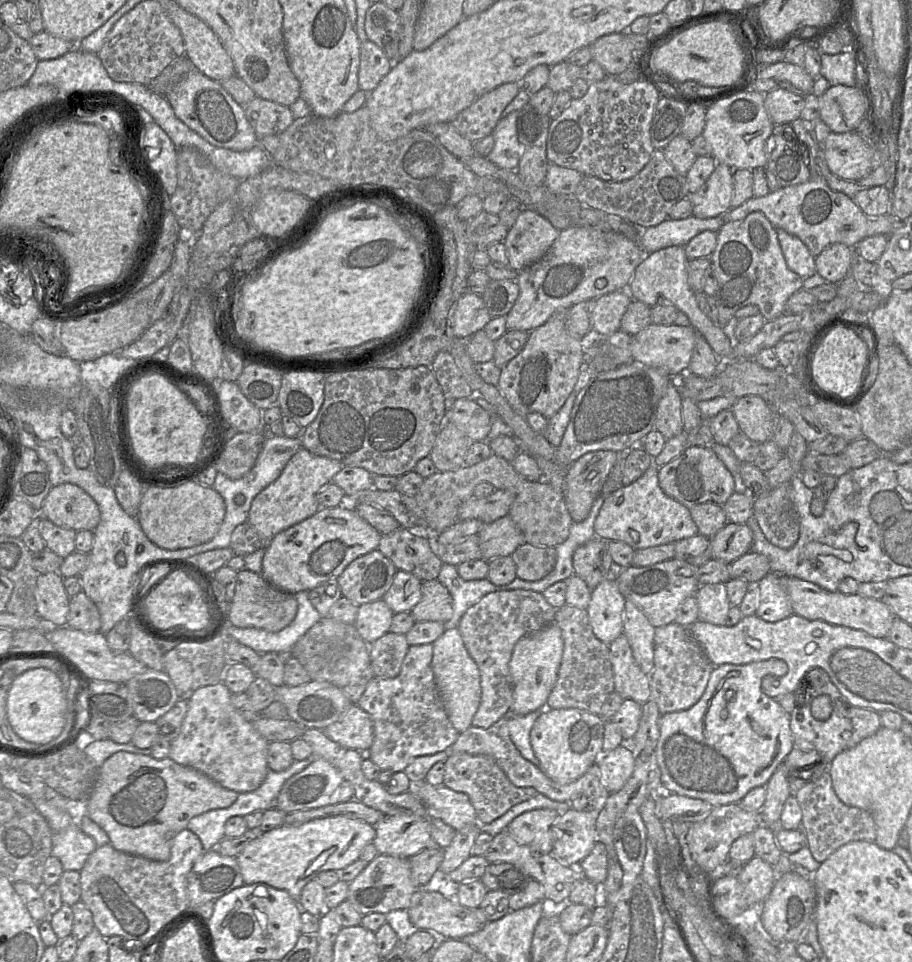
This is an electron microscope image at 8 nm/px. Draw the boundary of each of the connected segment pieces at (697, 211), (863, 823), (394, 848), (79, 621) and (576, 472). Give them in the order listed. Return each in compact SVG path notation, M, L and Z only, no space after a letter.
M717 163L713 173L695 193L688 198L693 206L693 216L701 219L723 215L731 209L733 196L733 171L731 167Z
M828 770L792 795L796 797L802 810L801 823L806 829L807 847L819 863L822 863L830 854L848 842L875 842L876 825L872 815L861 808L848 806L838 798Z
M423 803L427 816L419 816L415 814L404 815L385 815L382 820L377 822L374 826L376 836L373 840L379 854L410 858L423 849L431 846L430 836L430 818L431 812Z
M83 591L70 597L66 625L86 633L100 631L99 611L94 602Z
M612 450L591 451L568 467L564 496L574 522L587 518L618 458Z

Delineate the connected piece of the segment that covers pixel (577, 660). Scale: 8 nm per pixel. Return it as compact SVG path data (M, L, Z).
M565 604L557 609L554 623L561 629L564 649L557 681L545 709L577 708L599 715L605 699L614 691L610 648L595 636L586 609Z

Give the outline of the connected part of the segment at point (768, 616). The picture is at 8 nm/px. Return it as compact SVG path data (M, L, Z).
M770 572L759 581L756 615L766 622L777 622L794 613L787 591L782 586L782 577L786 575Z

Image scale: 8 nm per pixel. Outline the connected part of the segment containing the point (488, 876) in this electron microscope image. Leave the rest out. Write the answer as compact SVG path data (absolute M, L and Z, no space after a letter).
M506 862L489 864L481 877L489 891L501 891L508 895L522 891L530 880L524 870Z

